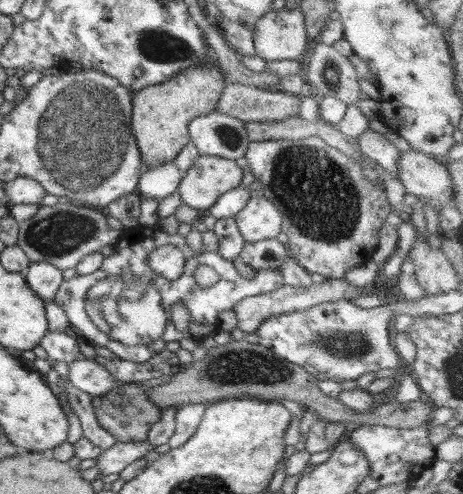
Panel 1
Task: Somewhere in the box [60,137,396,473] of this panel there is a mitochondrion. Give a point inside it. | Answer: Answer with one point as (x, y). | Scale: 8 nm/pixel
(320, 199)

